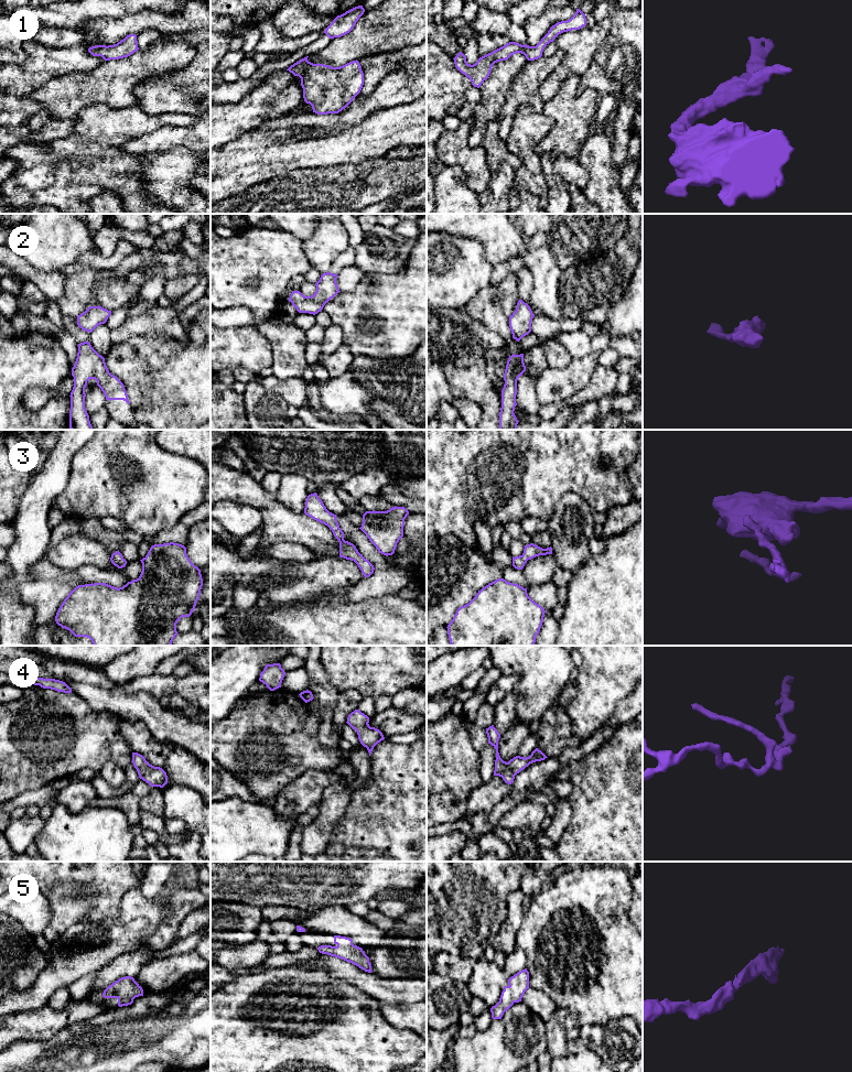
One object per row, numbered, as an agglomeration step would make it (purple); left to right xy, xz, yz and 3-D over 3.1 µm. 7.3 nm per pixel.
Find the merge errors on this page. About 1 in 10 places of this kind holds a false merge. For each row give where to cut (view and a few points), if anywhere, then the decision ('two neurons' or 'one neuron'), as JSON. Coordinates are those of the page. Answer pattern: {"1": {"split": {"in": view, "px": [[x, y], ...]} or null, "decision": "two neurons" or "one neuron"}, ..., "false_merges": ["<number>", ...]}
{"1": {"split": null, "decision": "one neuron"}, "2": {"split": null, "decision": "one neuron"}, "3": {"split": null, "decision": "one neuron"}, "4": {"split": null, "decision": "one neuron"}, "5": {"split": null, "decision": "one neuron"}, "false_merges": []}

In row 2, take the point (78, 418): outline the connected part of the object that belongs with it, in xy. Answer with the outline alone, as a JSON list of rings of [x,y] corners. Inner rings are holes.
[[[89,342],[78,344],[78,353],[72,368],[74,387],[71,392],[69,429],[94,430],[85,409],[85,388],[89,379],[95,379],[106,400],[123,400],[130,404],[123,383],[111,375],[105,358],[99,355]]]

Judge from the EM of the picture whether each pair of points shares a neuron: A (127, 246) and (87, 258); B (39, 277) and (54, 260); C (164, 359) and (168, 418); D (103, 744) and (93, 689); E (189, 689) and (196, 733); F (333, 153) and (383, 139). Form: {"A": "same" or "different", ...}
{"A": "same", "B": "different", "C": "same", "D": "different", "E": "different", "F": "same"}

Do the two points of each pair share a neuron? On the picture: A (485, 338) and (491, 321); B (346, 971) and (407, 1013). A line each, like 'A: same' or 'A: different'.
A: different
B: different

